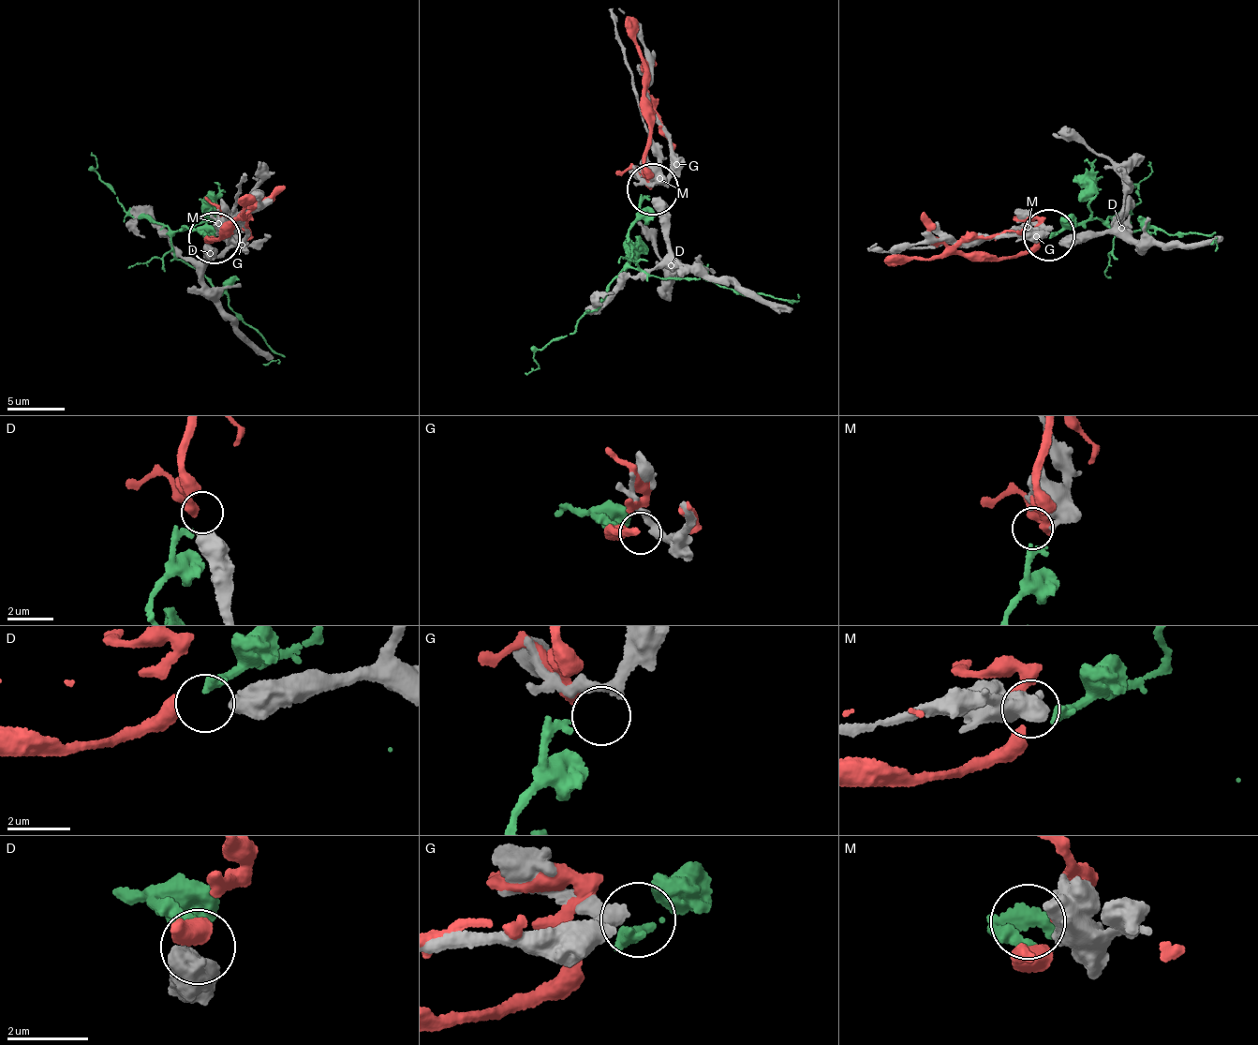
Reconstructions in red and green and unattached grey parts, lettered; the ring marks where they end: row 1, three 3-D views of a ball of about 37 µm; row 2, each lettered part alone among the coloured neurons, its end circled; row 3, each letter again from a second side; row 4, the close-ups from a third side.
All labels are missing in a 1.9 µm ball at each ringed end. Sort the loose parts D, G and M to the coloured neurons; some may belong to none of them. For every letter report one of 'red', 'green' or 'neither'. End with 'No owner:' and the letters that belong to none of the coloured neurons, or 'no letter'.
D: red
G: neither
M: green
No owner: G

